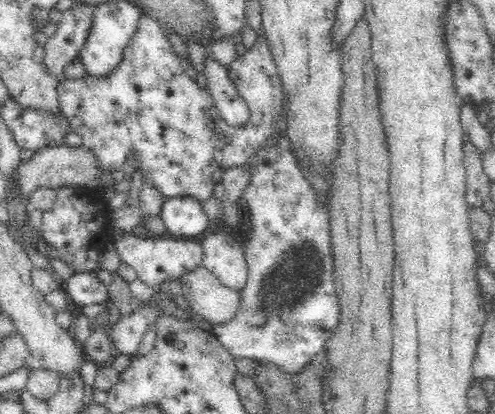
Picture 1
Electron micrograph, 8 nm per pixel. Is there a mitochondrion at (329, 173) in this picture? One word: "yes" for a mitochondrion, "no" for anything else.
no

